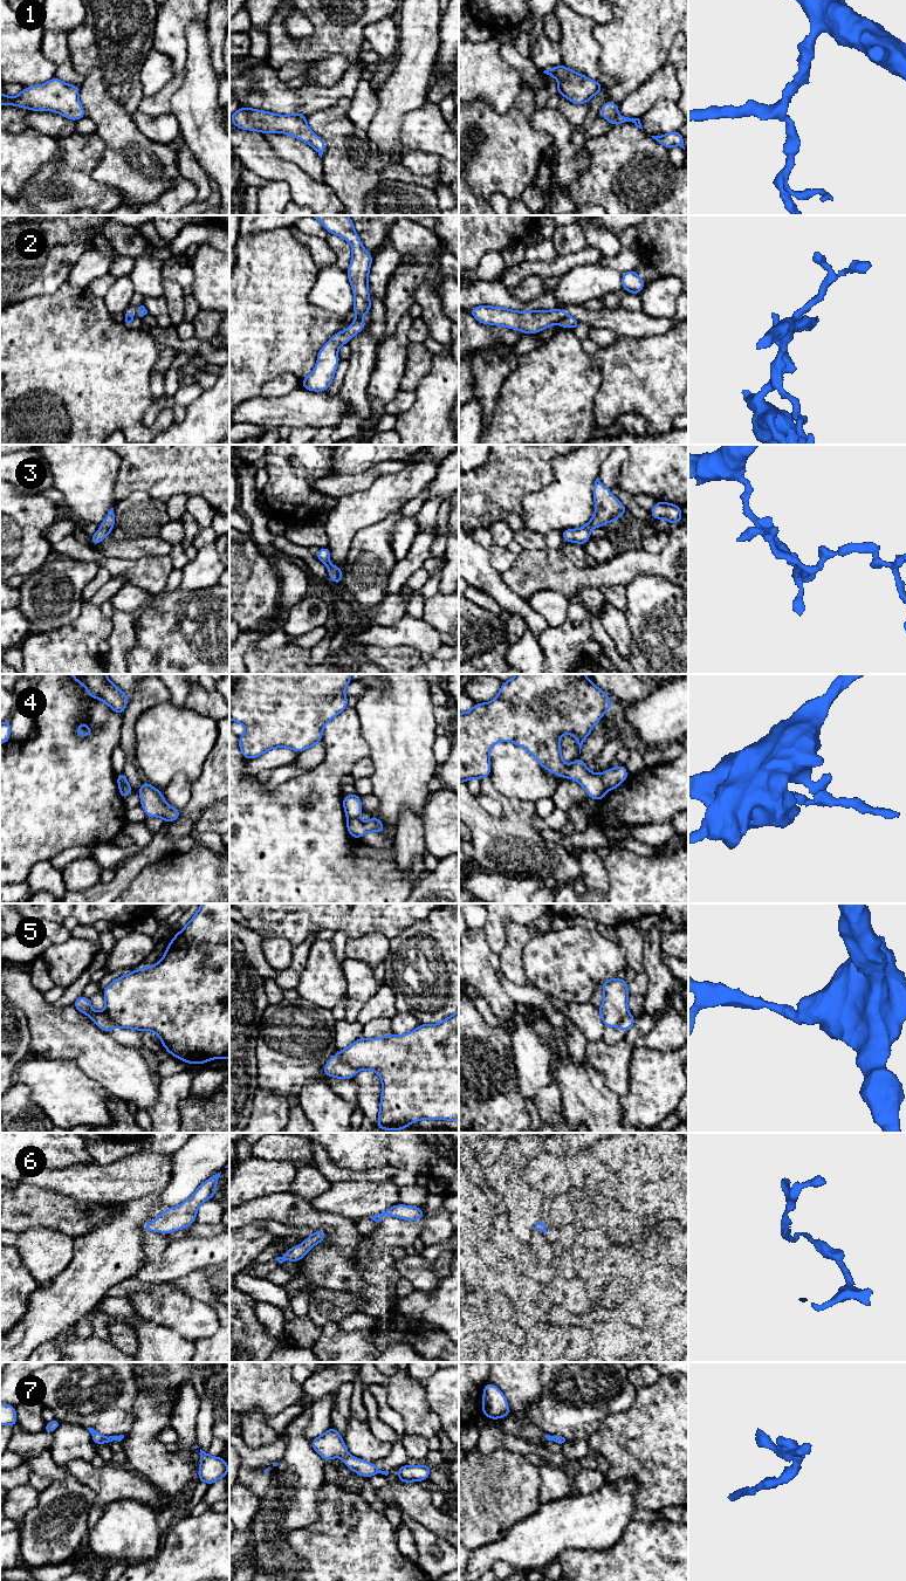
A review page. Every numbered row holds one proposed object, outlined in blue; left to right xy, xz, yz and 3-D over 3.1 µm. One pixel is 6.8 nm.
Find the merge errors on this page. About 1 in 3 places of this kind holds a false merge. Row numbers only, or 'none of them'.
2, 4, 5

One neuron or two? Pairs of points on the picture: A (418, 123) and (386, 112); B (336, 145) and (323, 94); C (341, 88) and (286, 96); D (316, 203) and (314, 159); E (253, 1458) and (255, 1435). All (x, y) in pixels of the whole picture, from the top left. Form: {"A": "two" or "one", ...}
{"A": "two", "B": "two", "C": "one", "D": "two", "E": "two"}

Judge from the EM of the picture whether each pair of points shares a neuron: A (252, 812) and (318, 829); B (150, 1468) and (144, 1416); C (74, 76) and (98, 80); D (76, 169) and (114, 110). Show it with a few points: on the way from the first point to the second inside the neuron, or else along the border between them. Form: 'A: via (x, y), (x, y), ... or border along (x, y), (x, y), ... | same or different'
A: via (268, 829), (302, 829) | same
B: via (146, 1455), (144, 1451), (144, 1429) | same
C: border along (70, 53), (73, 67), (82, 76), (80, 86) | different
D: border along (95, 133), (104, 143), (104, 153), (100, 163) | different

